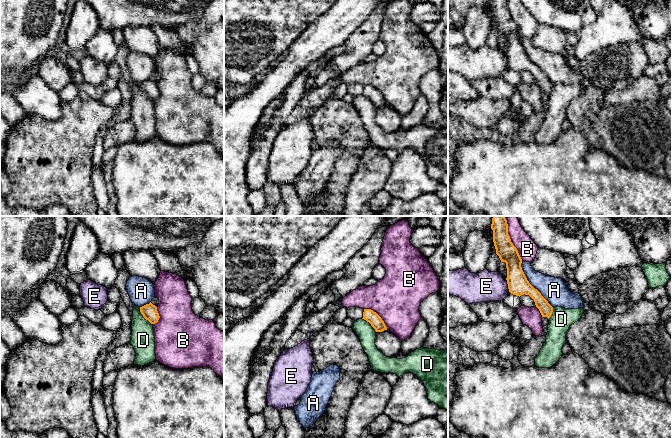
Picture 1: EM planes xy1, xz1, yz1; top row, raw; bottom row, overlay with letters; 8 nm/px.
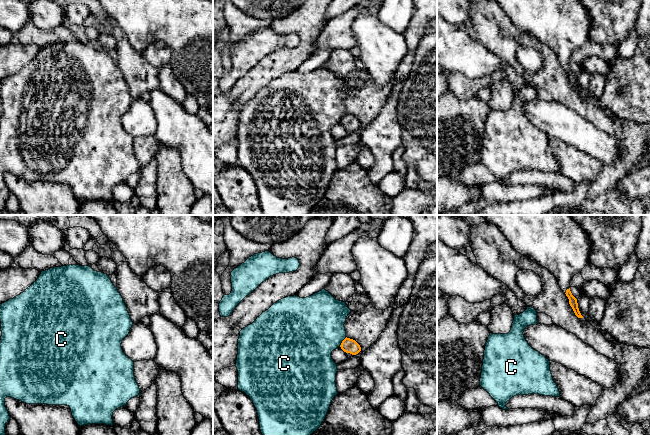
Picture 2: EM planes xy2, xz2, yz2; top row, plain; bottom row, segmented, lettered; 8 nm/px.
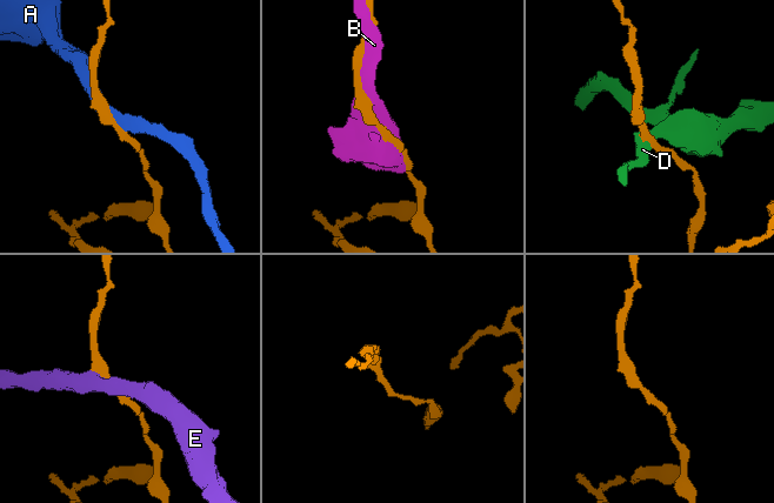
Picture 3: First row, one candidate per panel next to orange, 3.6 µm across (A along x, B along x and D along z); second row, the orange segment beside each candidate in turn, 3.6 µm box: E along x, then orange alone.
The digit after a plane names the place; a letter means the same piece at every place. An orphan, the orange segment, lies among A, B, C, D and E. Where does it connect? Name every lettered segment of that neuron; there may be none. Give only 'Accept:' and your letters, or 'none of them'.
Accept: none of them

